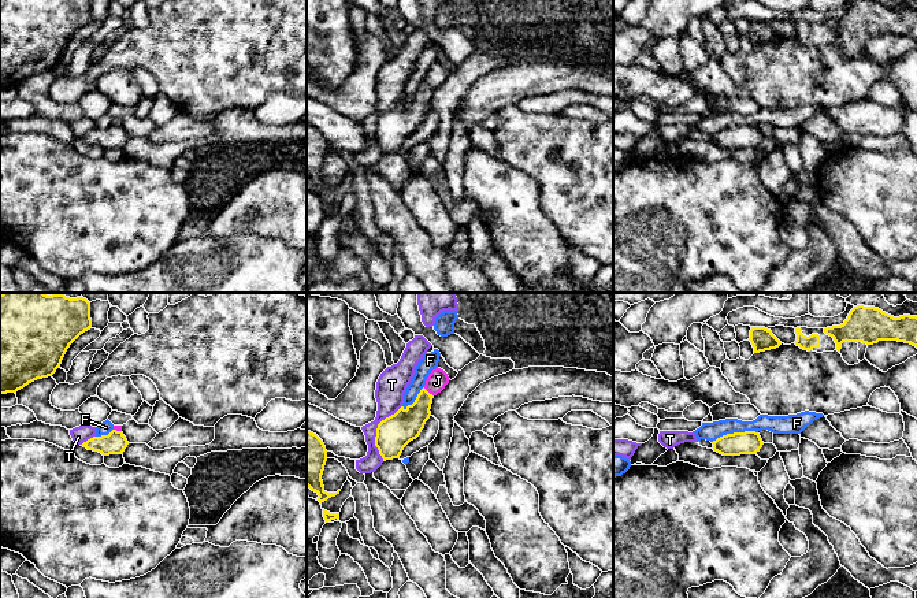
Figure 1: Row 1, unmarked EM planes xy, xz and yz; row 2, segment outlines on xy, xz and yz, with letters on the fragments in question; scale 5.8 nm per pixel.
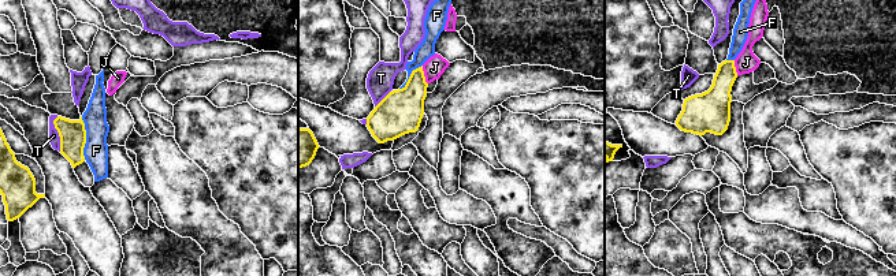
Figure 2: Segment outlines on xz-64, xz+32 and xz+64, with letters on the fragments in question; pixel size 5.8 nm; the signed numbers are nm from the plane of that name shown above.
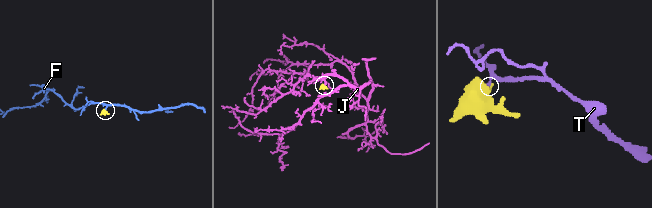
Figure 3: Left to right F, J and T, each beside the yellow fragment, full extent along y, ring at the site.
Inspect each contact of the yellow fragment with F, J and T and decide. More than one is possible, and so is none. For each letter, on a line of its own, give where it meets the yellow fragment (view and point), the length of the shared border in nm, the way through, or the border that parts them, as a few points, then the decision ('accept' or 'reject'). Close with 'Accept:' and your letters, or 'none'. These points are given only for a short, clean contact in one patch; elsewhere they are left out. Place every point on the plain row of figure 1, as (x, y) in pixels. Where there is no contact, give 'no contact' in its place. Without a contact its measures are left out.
F: meets yellow in yz at (734, 126); contact 280 nm long; reject
J: meets yellow in xz at (427, 85); contact 80 nm long; border along xz (423, 81), (433, 89); reject
T: meets yellow in xz at (377, 125); contact 340 nm long; border along xz (401, 99), (378, 118), (375, 140), (382, 153); reject
Accept: none

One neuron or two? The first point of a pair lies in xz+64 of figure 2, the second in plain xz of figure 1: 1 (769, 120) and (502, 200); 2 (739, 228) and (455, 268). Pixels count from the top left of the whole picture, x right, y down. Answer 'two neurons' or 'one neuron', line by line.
1: two neurons
2: two neurons

